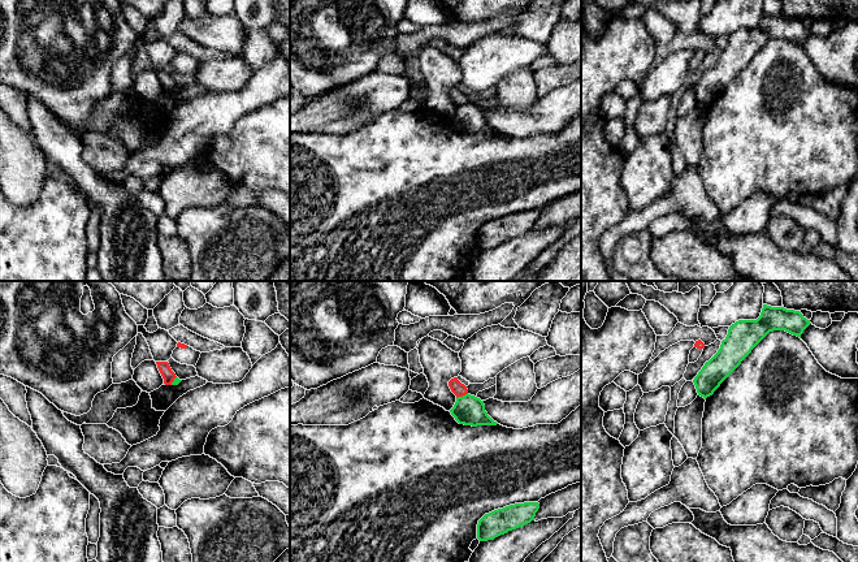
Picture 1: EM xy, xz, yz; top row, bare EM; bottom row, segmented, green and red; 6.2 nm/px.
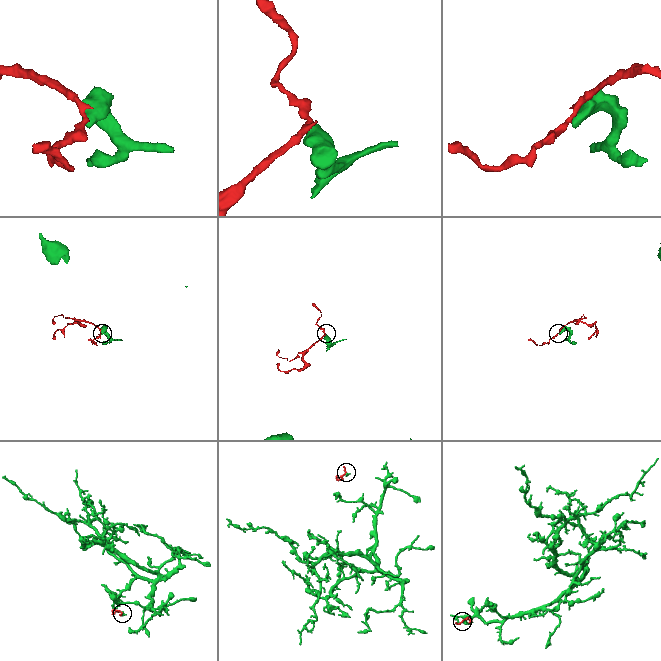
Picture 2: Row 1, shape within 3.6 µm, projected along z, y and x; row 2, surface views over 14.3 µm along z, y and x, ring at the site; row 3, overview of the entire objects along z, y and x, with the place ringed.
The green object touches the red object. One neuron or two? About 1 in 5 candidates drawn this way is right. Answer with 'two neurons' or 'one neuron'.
two neurons

